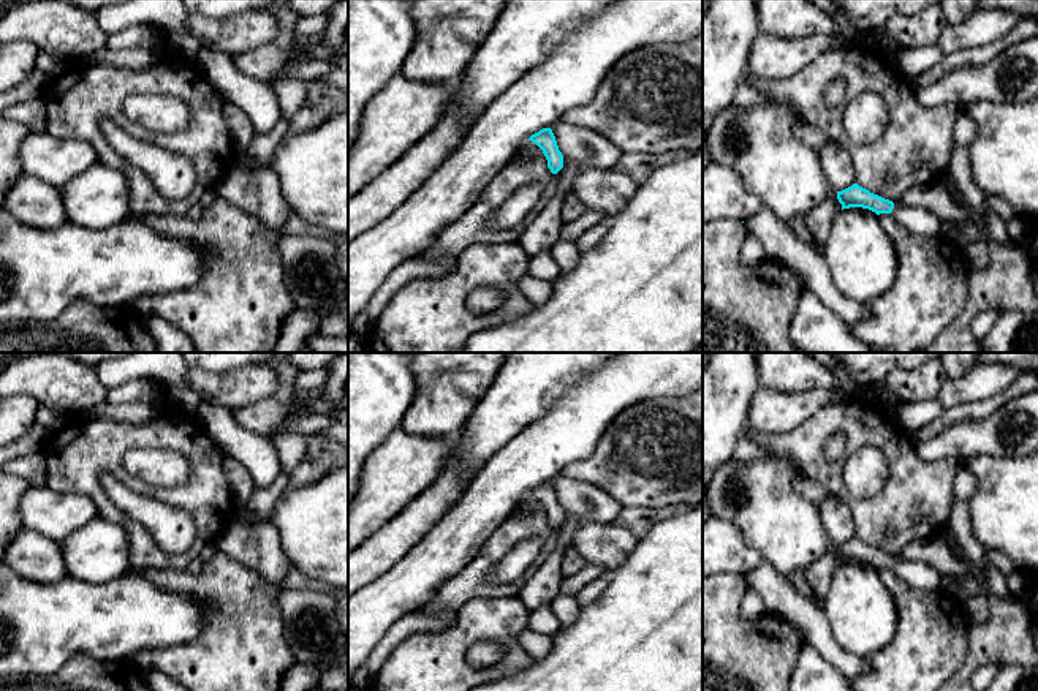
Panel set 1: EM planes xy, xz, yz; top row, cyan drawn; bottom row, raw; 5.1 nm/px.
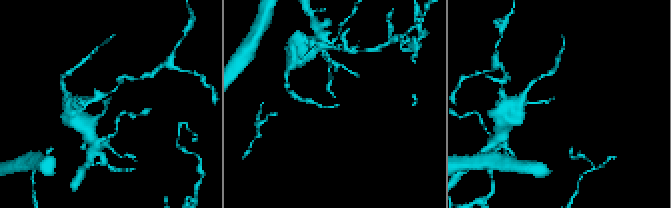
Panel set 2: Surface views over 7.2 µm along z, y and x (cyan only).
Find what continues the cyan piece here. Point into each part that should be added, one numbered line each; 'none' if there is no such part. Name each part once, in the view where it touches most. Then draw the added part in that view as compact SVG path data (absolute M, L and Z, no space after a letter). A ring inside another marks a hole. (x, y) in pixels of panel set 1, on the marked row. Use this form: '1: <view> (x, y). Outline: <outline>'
1: yz (918, 220). Outline: M894 206L892 217L908 231L926 237L940 234L940 218L924 207Z

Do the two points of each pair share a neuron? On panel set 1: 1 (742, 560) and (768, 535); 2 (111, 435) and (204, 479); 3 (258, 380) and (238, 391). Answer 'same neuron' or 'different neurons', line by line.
1: different neurons
2: same neuron
3: same neuron

